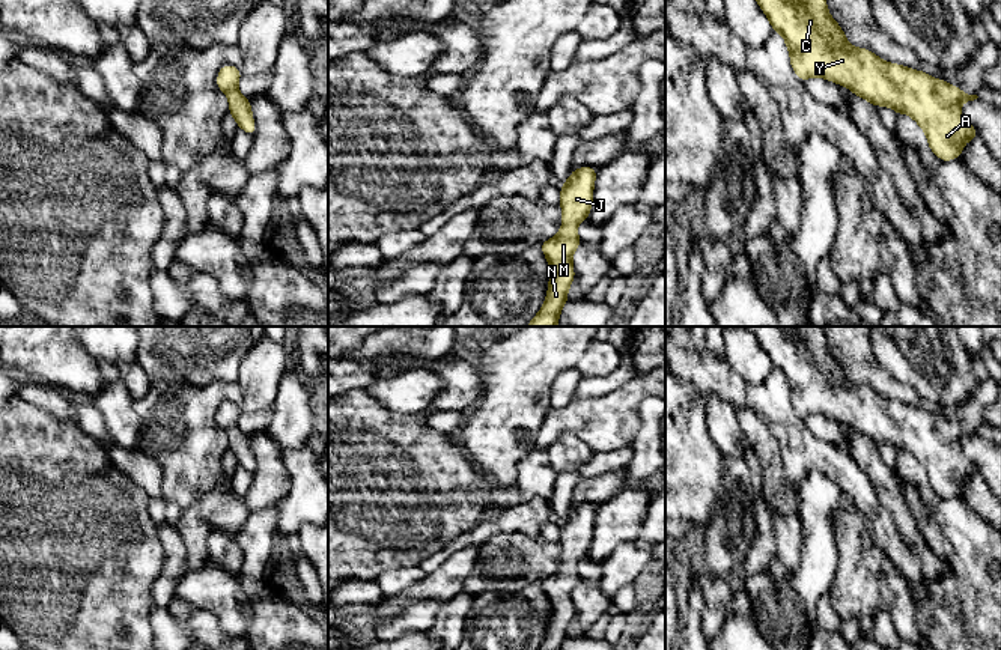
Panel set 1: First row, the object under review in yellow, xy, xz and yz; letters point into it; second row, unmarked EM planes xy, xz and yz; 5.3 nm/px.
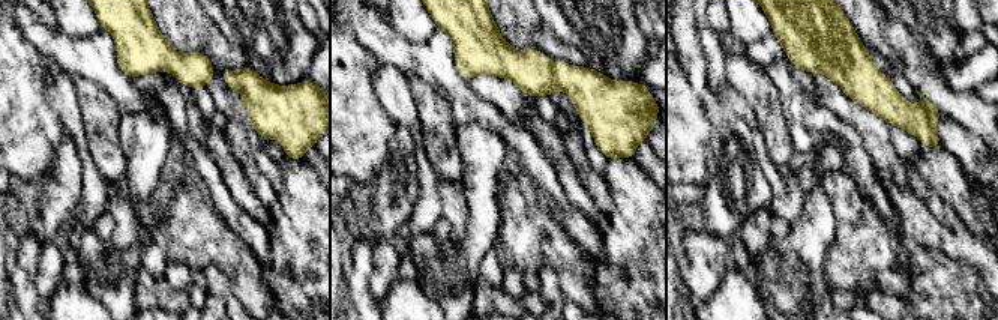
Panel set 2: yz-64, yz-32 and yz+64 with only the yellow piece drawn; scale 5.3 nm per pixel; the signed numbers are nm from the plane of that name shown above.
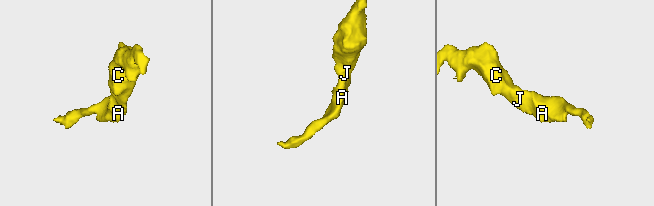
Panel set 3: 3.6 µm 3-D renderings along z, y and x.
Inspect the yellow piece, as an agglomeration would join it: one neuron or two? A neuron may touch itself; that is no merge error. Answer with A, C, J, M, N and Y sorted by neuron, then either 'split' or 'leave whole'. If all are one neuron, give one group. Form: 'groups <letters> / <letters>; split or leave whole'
groups A C J M N Y; leave whole

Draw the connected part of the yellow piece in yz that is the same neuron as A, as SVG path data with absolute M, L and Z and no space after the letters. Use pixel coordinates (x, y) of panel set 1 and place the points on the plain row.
M742 327L756 336L765 352L768 354L774 369L783 372L786 384L790 390L790 402L796 414L802 418L811 414L822 414L828 418L846 423L856 433L867 436L875 444L885 442L897 451L908 450L926 469L929 484L941 498L950 498L962 494L962 483L978 474L977 466L962 454L959 442L974 438L977 432L966 432L957 423L944 417L930 414L923 408L915 408L897 400L887 400L867 385L852 384L843 366L829 352L826 337L822 327Z

